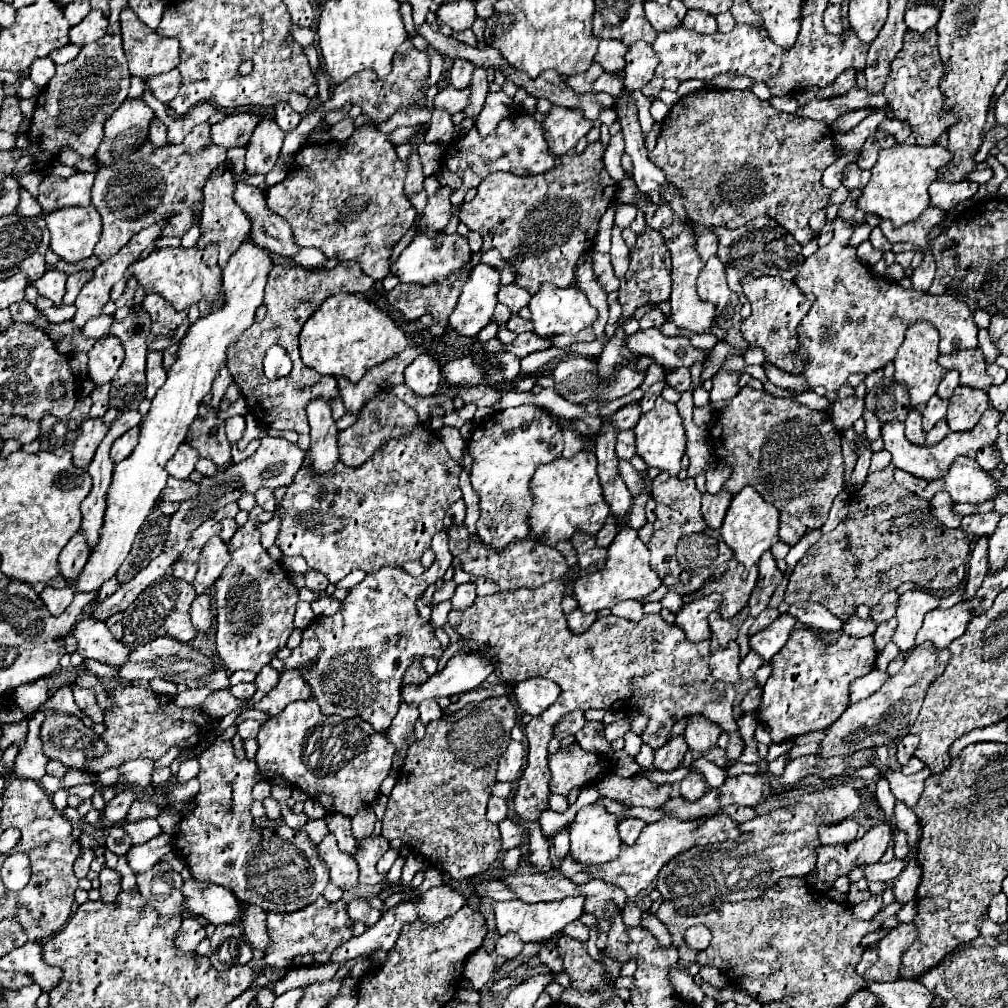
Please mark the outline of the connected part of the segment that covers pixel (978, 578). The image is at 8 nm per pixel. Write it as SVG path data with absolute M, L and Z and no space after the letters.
M980 538L970 554L970 562L968 562L968 580L966 580L966 588L962 594L962 600L968 600L976 594L976 590L980 588L984 574L988 572L988 538Z

